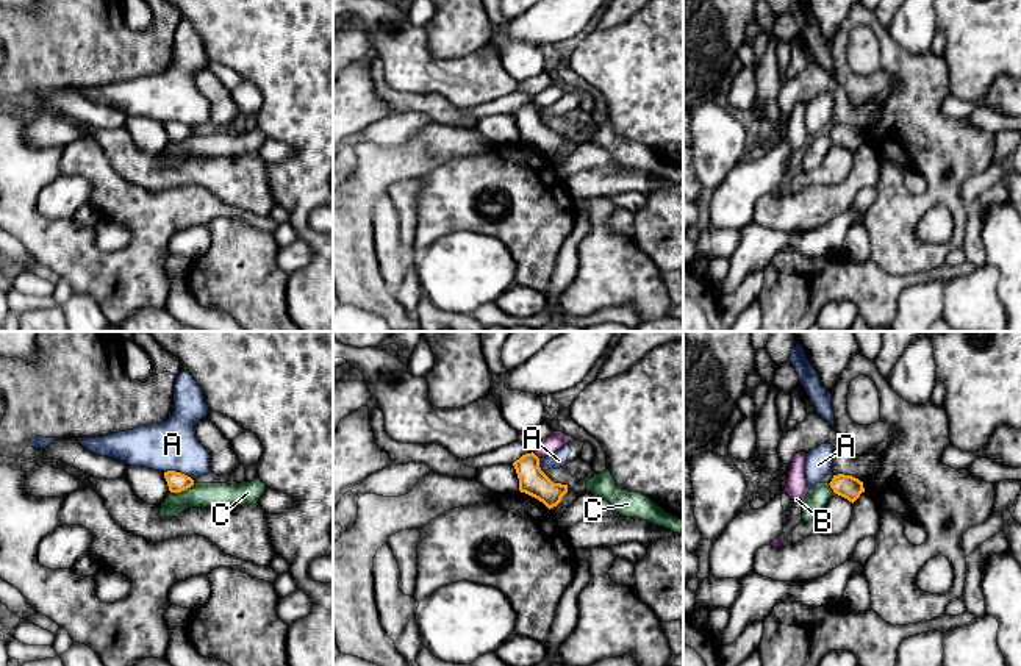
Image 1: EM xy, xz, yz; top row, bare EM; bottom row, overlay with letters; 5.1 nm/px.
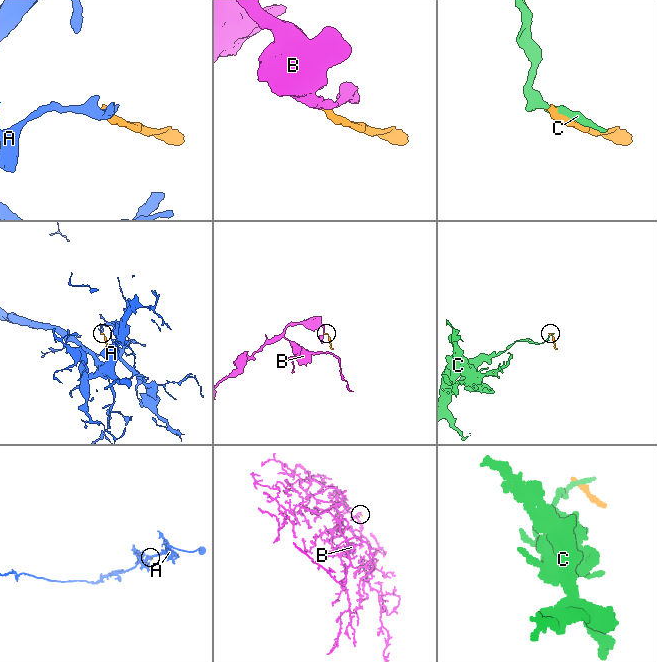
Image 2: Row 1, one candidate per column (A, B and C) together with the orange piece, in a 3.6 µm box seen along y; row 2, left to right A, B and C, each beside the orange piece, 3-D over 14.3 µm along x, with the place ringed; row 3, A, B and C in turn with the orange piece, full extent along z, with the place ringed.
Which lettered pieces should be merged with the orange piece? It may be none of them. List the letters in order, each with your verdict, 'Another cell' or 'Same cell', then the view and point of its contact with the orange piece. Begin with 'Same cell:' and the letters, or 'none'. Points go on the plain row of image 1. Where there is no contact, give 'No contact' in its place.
Same cell: none
A: Another cell. Touches orange at xy (179, 122)
B: Another cell. Touches orange at xz (535, 105)
C: Another cell. Touches orange at xy (182, 139)

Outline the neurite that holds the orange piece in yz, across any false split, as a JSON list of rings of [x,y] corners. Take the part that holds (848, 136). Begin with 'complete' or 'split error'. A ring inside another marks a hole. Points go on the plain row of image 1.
complete; [[[833,125],[829,134],[835,144],[847,149],[852,153],[860,147],[862,142],[865,142],[863,131],[852,125]]]

